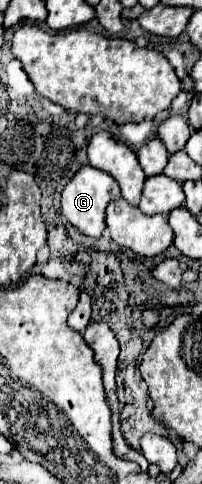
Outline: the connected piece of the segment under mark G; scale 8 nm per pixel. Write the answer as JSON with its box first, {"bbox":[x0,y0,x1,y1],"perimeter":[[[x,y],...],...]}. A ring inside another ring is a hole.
{"bbox":[62,165,120,237],"perimeter":[[[84,165],[72,179],[70,183],[64,187],[62,191],[62,215],[84,235],[88,237],[100,237],[102,231],[106,229],[104,223],[104,209],[112,199],[120,197],[120,185],[116,183],[114,177],[110,177],[108,173],[92,167],[92,165]]]}

